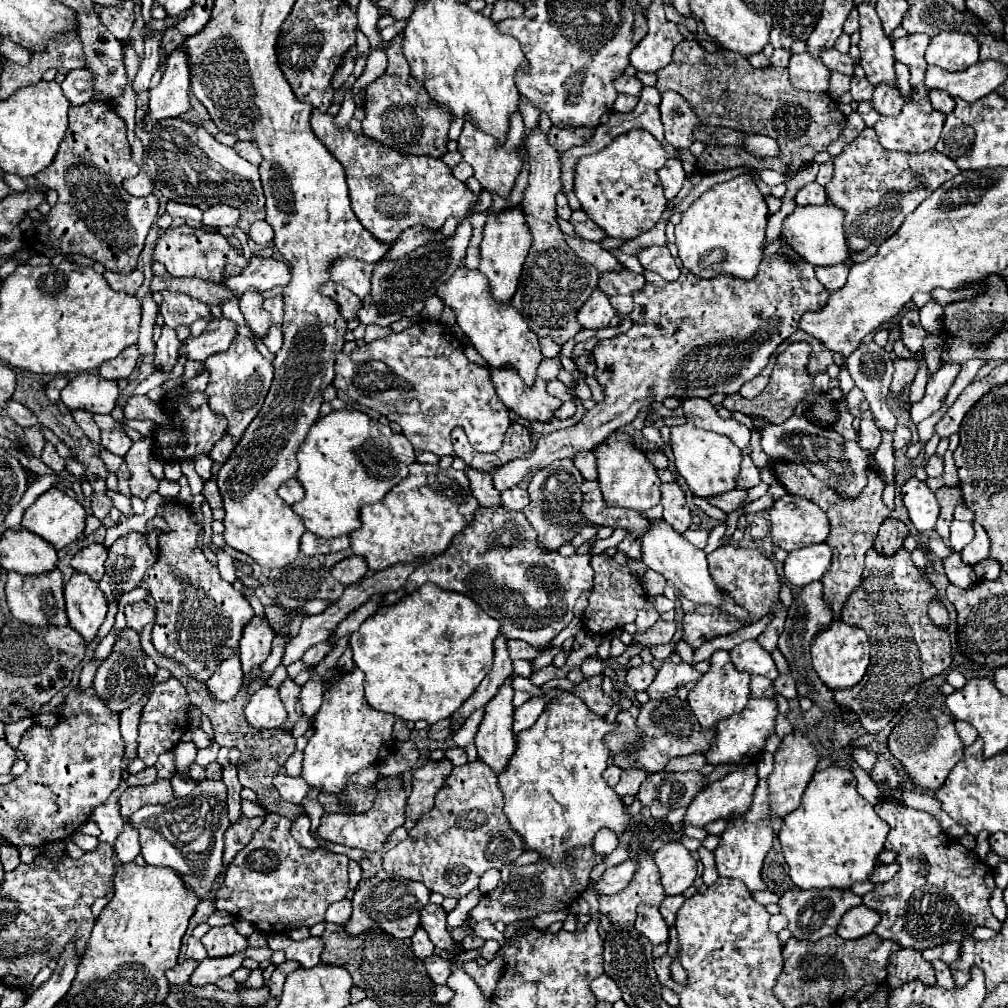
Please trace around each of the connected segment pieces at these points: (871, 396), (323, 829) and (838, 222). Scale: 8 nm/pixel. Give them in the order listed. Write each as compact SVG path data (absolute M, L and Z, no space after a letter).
M873 340L861 342L859 348L847 358L847 370L855 380L855 386L863 390L867 402L871 404L873 420L879 430L893 432L897 418L885 402L893 376L893 362L885 348L877 346Z
M399 774L395 776L379 776L375 780L375 788L381 788L381 794L375 798L373 806L367 810L367 814L357 814L357 816L347 816L347 814L323 814L321 824L317 828L319 836L337 844L345 844L349 848L361 848L375 852L383 846L387 836L397 828L403 826L405 822L405 800L407 792L403 786L403 780Z
M833 204L823 206L797 206L781 226L783 240L809 264L813 266L831 266L845 262L851 254L847 250L845 238L843 238L843 220L845 212L841 208L835 208Z

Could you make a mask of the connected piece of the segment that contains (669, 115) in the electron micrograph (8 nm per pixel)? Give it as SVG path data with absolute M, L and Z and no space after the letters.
M665 92L659 110L665 126L665 140L675 148L689 148L695 142L693 132L701 126L695 110L677 92Z

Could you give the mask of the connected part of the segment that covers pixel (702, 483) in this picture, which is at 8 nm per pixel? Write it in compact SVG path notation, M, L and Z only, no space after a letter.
M681 424L681 426L671 426L671 448L675 456L675 466L677 472L683 476L687 482L689 490L695 496L701 498L711 498L723 492L729 492L735 488L735 480L739 476L739 466L741 466L741 450L727 440L727 436L707 432L701 428L693 428L693 424Z

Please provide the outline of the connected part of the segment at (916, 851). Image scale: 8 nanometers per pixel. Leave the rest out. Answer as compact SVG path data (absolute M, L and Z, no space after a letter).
M881 800L879 804L875 804L875 812L879 814L879 818L883 818L891 826L885 848L891 852L897 852L895 862L899 864L899 870L891 880L875 884L875 888L863 896L863 904L871 910L877 910L881 916L875 928L877 934L883 936L891 932L901 948L913 948L923 952L927 948L933 948L951 940L961 942L963 936L967 932L973 932L973 928L977 926L989 926L995 930L1001 928L1001 922L993 916L989 908L989 898L991 898L991 892L995 890L995 872L991 866L983 864L973 850L967 850L955 838L947 836L939 826L939 820L929 812L913 810L893 800Z

